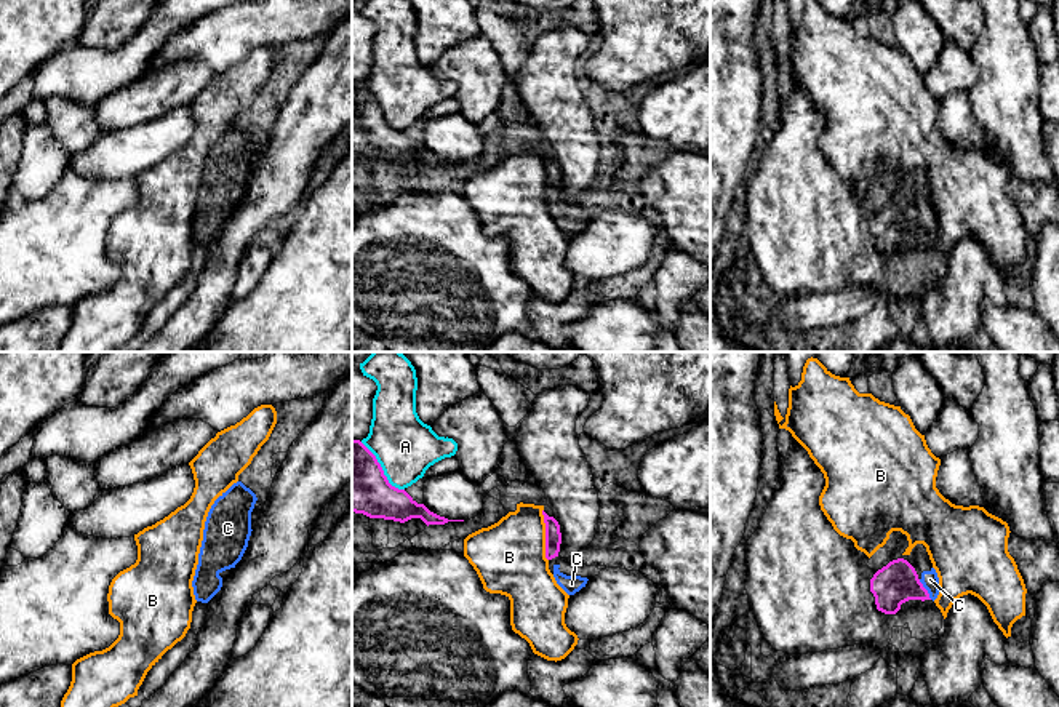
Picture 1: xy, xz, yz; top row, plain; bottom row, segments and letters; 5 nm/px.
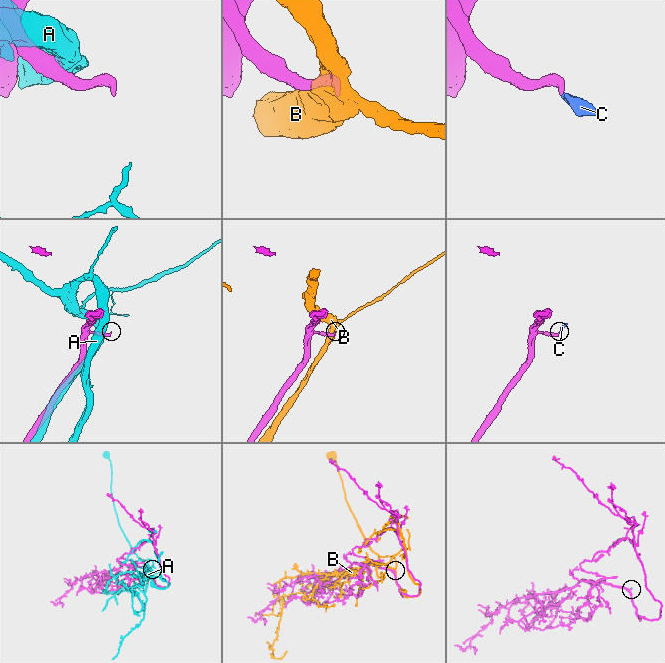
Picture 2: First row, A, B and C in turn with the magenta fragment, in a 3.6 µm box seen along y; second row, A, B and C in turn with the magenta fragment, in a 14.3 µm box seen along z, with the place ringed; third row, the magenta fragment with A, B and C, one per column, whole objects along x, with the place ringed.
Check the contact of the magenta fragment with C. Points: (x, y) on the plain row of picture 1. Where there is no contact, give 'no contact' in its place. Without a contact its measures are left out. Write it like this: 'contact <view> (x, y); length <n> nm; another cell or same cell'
contact yz (925, 231); length 120 nm; same cell

